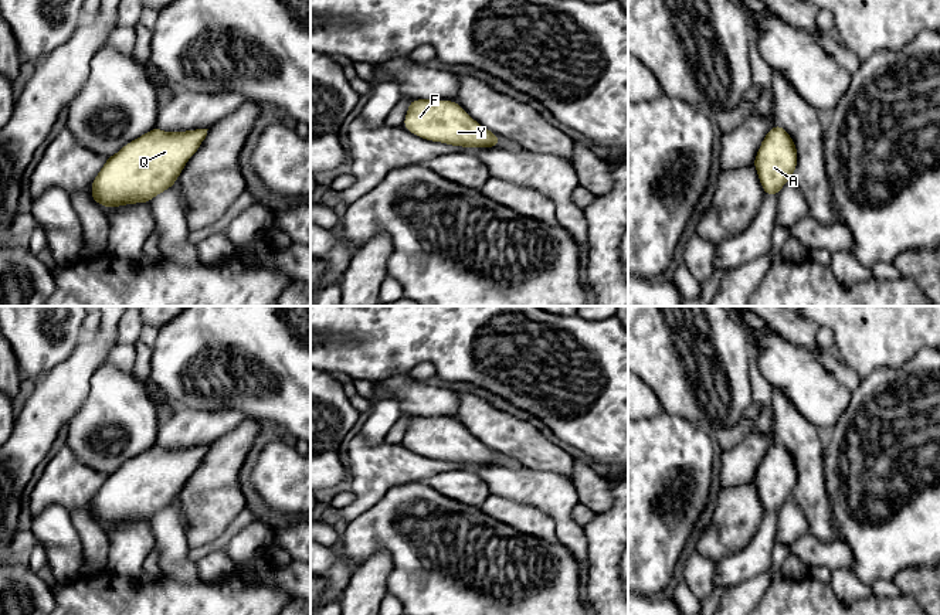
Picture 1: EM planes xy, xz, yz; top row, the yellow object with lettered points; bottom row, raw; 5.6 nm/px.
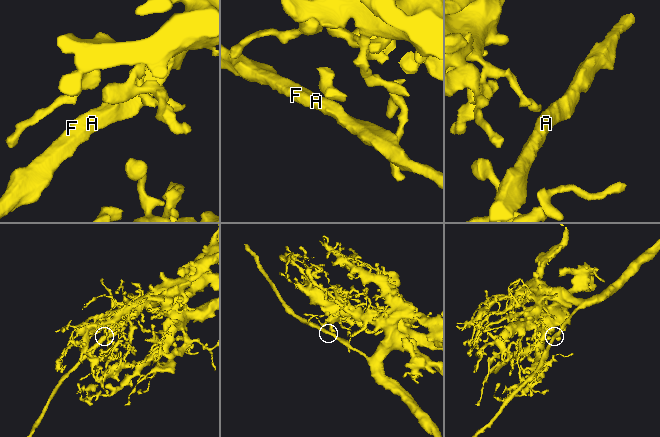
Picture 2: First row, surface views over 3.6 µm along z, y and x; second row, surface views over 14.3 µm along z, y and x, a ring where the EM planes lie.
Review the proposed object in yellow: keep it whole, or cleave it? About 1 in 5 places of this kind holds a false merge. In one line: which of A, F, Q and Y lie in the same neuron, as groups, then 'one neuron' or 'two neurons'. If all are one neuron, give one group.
groups A F Q Y; one neuron

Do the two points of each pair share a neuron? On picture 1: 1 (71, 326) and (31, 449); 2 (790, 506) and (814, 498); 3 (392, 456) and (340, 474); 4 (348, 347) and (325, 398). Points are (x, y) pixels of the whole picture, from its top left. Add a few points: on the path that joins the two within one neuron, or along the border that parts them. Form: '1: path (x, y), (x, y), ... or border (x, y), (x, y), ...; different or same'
1: border (81, 337), (64, 360), (36, 379); different
2: border (793, 495), (810, 530); different
3: border (346, 468), (349, 476); different
4: border (325, 370), (328, 373); different

